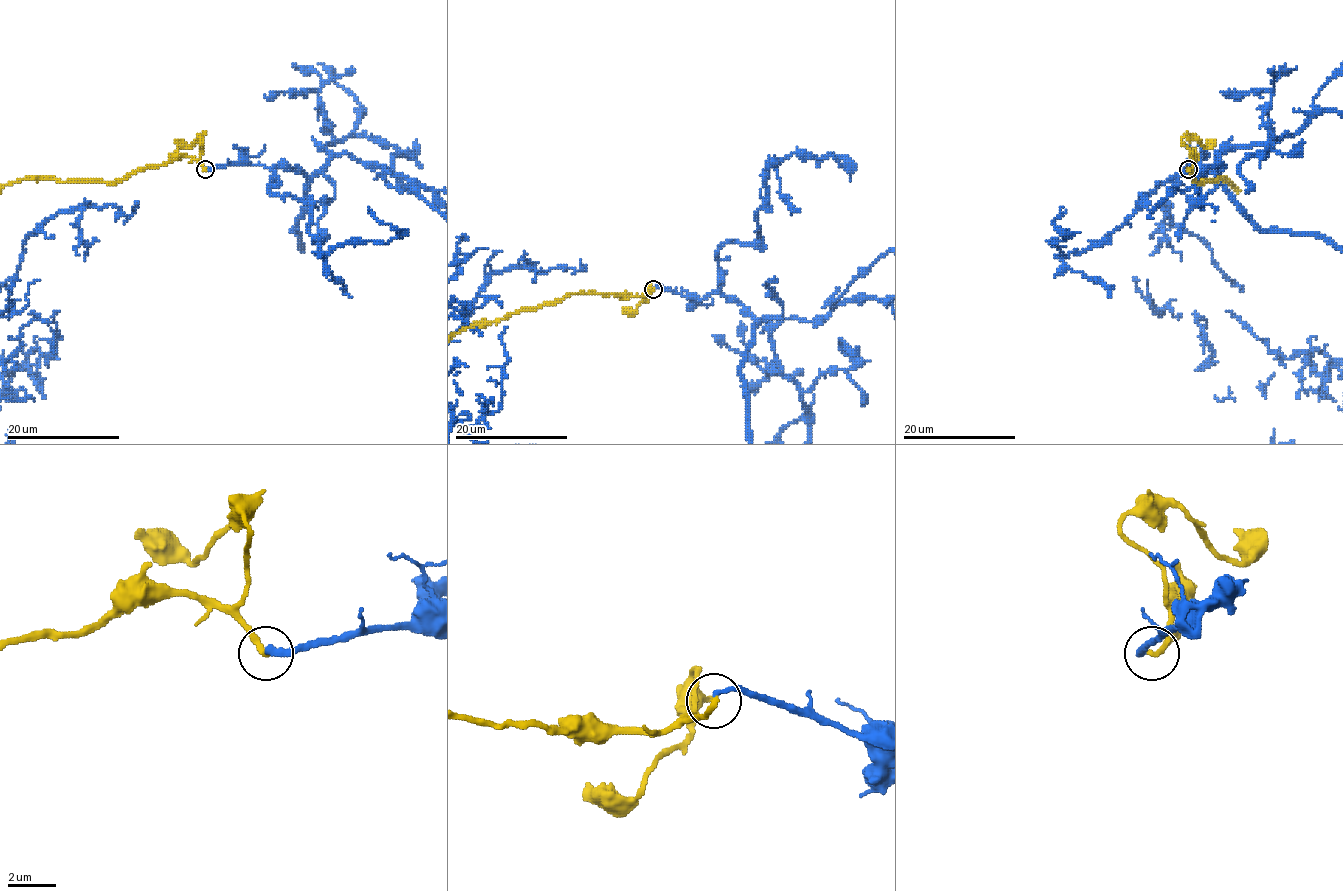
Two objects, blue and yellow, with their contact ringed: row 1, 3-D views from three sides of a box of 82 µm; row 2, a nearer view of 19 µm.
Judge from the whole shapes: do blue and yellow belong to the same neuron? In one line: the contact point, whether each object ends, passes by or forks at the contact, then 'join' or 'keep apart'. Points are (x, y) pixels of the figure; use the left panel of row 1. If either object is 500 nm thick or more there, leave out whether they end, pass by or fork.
(205, 169) | blue ends | yellow ends | join

